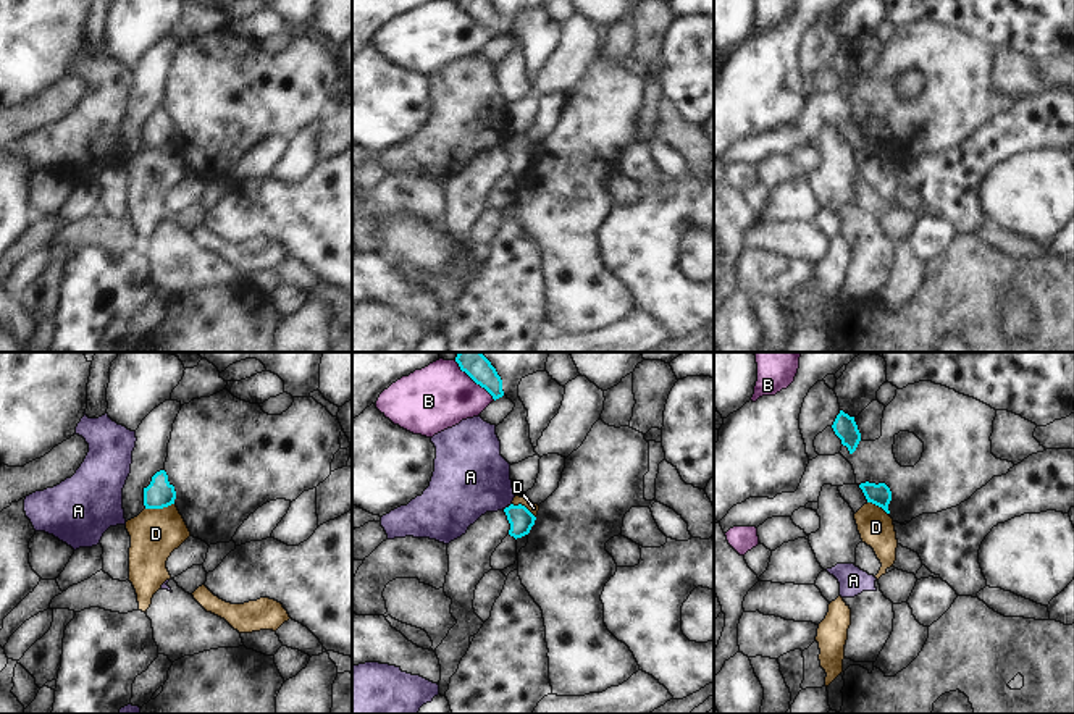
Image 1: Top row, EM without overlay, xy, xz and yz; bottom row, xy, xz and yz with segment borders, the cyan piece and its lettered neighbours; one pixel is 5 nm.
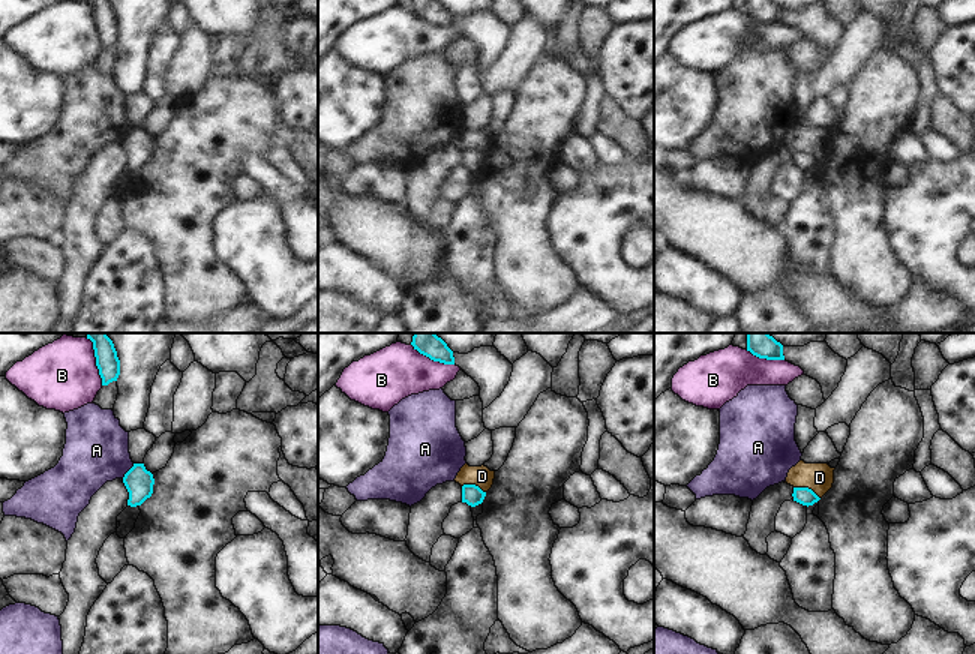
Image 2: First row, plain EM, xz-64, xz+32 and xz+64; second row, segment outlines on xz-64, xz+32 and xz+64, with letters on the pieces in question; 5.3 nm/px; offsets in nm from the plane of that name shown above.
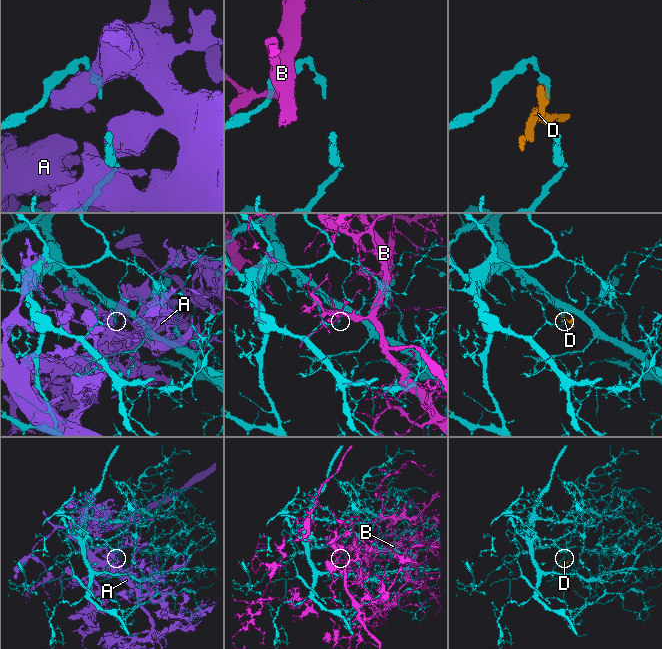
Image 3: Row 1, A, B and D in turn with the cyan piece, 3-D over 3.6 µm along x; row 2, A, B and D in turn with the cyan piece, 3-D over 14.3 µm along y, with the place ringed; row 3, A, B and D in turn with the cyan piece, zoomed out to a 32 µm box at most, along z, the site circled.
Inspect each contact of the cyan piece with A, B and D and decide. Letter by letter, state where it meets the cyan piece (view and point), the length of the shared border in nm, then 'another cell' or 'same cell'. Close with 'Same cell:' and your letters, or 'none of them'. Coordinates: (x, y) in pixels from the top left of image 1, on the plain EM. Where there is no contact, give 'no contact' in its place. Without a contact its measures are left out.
A: no contact; another cell
B: meets cyan in xz at (475, 20); contact 280 nm long; another cell
D: meets cyan in xy at (159, 146); contact 150 nm long; another cell
Same cell: none of them

